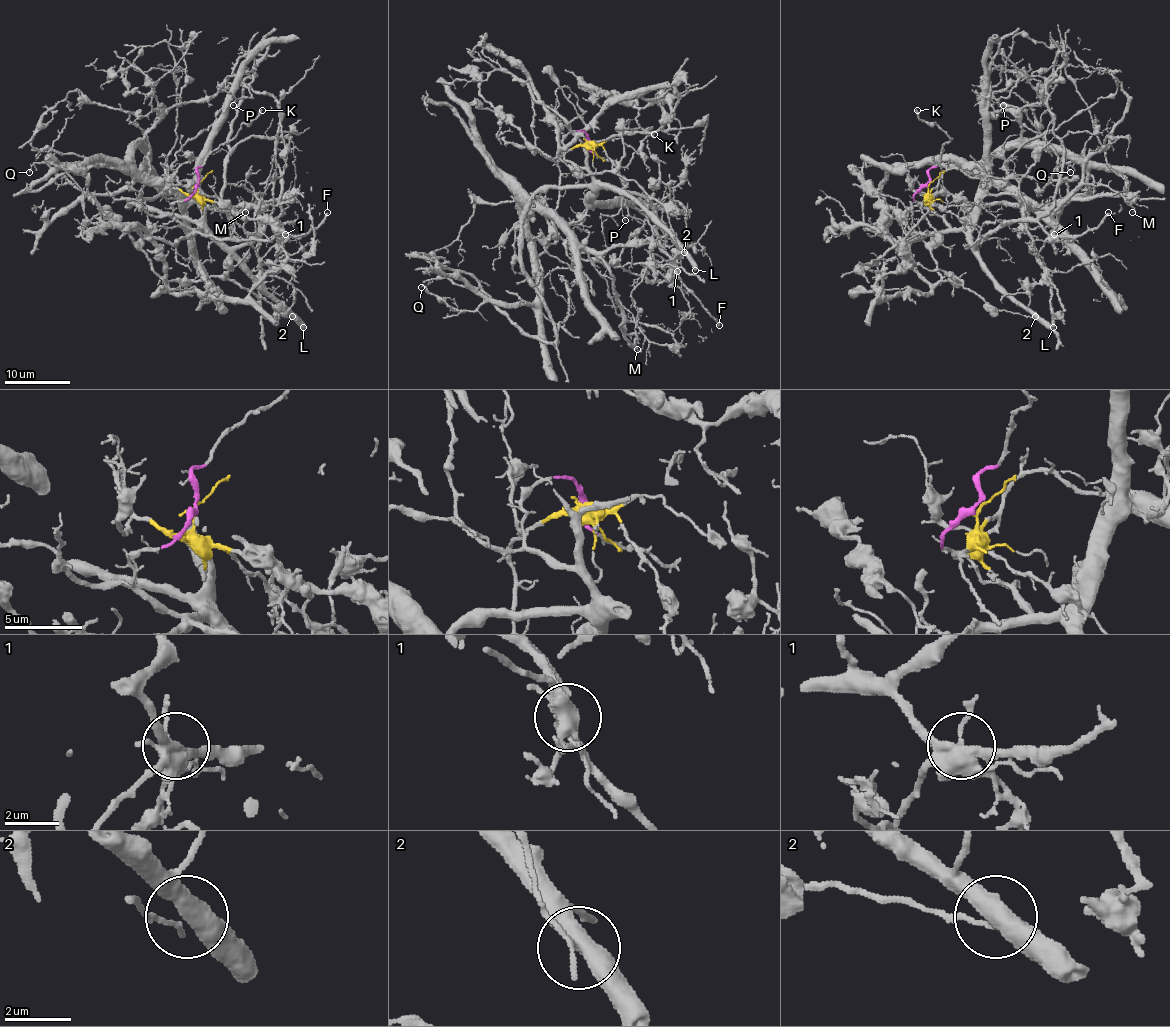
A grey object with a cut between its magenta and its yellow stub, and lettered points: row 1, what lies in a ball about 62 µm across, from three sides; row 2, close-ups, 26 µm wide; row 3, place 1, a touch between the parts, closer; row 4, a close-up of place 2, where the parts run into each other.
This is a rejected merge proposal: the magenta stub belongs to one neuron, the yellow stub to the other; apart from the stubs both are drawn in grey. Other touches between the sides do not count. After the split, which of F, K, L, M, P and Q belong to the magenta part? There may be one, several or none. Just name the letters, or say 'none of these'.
F, K, L, P

